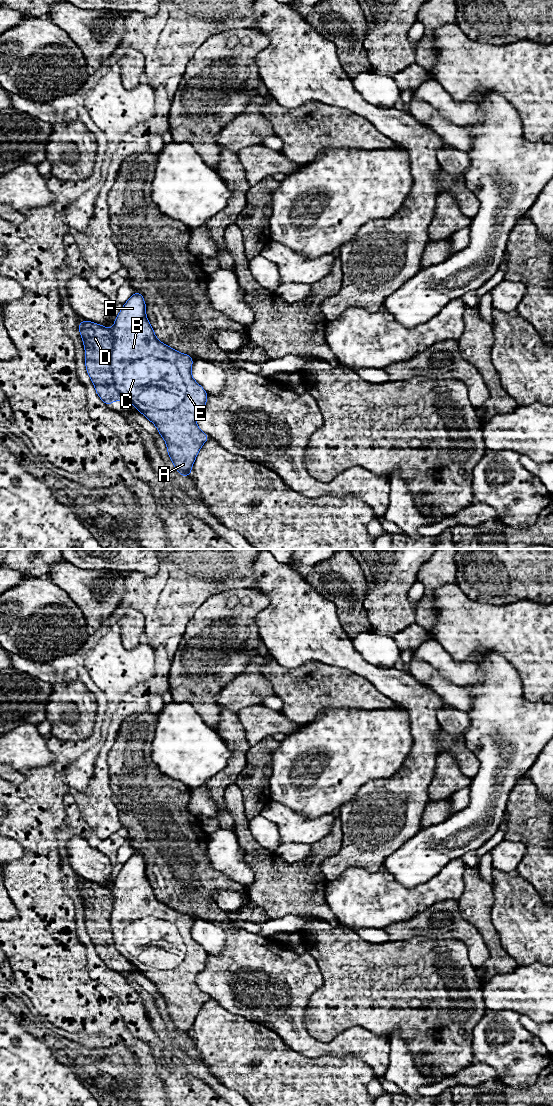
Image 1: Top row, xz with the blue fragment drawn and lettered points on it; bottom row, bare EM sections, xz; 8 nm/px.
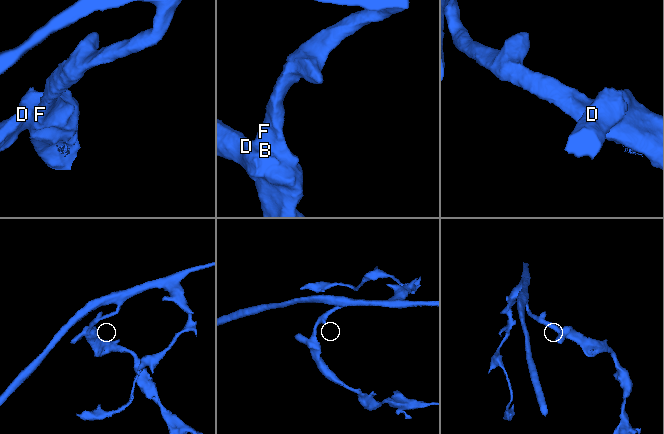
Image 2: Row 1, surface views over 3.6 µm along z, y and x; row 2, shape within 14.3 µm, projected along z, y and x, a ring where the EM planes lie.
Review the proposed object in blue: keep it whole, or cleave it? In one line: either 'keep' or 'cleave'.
cleave

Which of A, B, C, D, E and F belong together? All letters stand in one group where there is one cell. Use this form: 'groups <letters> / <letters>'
groups A B C E F / D

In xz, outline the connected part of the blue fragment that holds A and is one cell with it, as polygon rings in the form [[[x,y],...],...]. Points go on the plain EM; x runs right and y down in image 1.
[[[138,851],[123,864],[112,892],[114,903],[110,925],[115,947],[157,987],[178,1034],[190,1036],[203,1003],[210,999],[196,984],[196,976],[205,968],[208,953],[192,938],[193,917],[172,909],[156,898],[146,877],[145,860]]]

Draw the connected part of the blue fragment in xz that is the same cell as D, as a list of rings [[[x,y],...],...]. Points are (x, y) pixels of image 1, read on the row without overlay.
[[[82,880],[78,885],[85,908],[85,926],[95,951],[106,966],[112,961],[122,961],[123,956],[114,945],[110,917],[114,903],[111,889]]]

